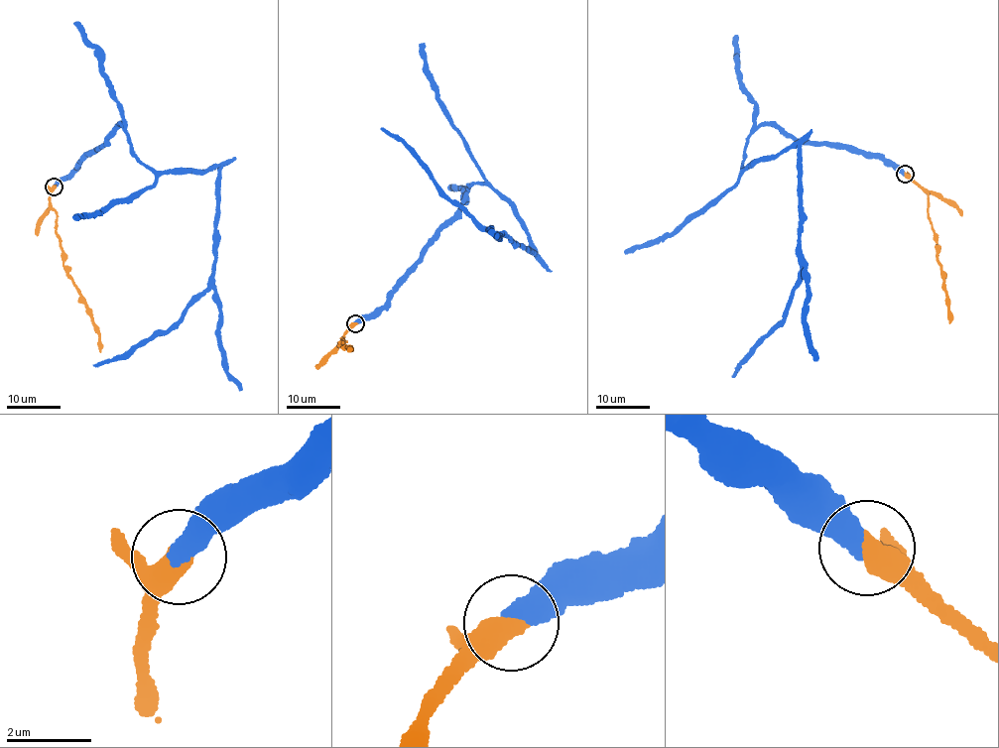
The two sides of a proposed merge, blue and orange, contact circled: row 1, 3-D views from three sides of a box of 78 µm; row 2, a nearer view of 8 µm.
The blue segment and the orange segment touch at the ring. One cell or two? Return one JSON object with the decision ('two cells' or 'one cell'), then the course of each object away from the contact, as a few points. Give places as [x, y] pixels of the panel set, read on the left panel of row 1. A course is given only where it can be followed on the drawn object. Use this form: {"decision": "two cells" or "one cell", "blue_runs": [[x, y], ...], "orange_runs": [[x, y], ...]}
{"decision": "one cell", "blue_runs": [[54, 186], [70, 177], [119, 124], [130, 151], [159, 172], [218, 168], [213, 285], [166, 330], [93, 366]], "orange_runs": [[54, 186], [50, 203], [55, 211], [62, 266], [98, 335], [100, 352]]}

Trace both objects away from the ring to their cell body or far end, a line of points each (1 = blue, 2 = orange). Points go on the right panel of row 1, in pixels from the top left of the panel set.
1: (904, 175), (773, 126), (749, 136), (742, 169), (799, 145), (802, 272), (732, 377)
2: (905, 175), (928, 194), (929, 219), (944, 282), (949, 323)

